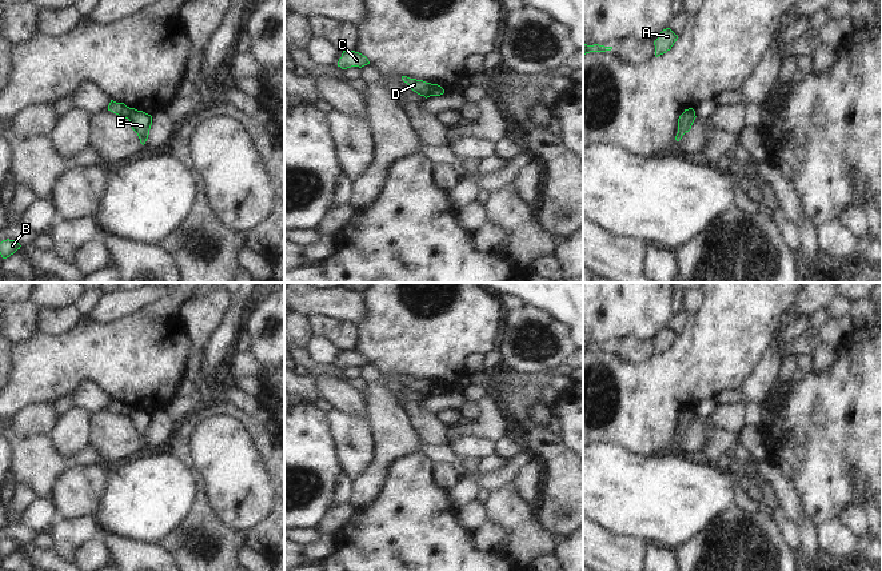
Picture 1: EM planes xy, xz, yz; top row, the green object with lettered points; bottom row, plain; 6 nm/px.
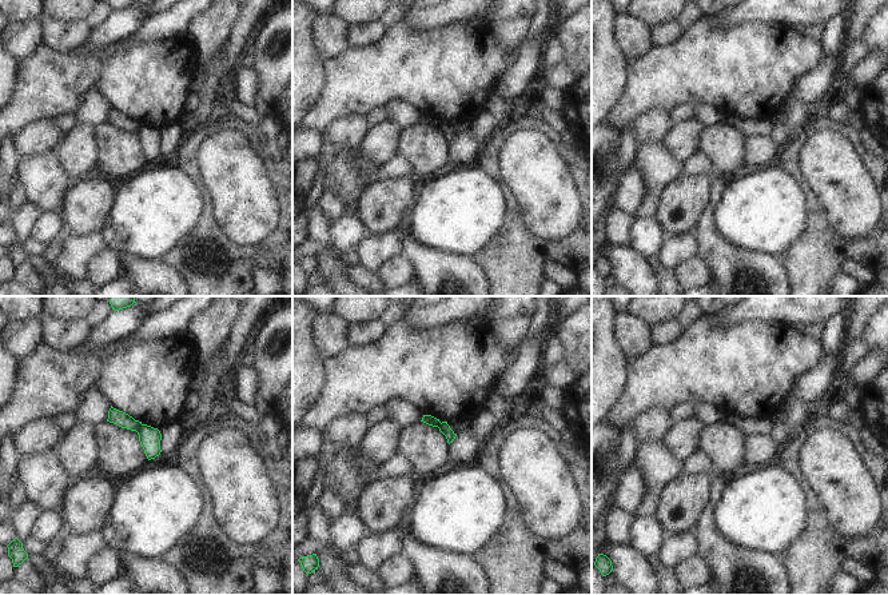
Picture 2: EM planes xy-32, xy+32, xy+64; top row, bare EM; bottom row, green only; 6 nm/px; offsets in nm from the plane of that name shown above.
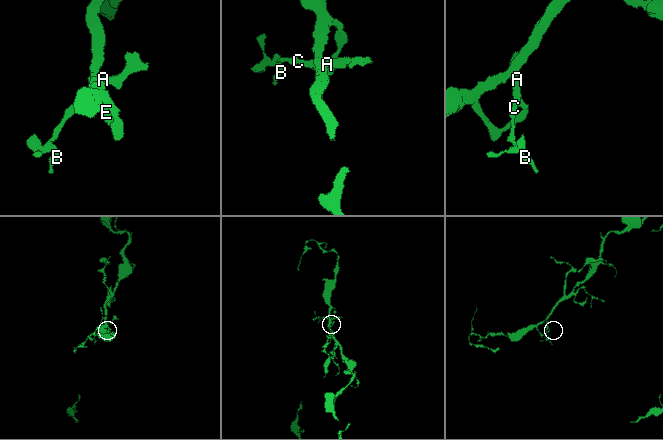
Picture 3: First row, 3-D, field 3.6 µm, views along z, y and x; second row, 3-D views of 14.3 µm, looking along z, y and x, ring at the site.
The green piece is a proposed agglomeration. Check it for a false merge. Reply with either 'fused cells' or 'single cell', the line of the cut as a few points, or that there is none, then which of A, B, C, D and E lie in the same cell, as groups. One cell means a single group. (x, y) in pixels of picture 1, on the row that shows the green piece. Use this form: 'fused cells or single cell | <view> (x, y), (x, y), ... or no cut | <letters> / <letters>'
fused cells | xz (432, 84), (430, 95) | A B C D / E

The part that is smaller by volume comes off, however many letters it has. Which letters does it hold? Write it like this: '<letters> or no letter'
A, B, C, D

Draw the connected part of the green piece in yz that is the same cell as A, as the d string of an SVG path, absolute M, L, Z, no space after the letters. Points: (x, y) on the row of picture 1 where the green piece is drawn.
M670 28L663 29L658 39L654 41L655 56L658 57L670 51L677 39L678 36Z

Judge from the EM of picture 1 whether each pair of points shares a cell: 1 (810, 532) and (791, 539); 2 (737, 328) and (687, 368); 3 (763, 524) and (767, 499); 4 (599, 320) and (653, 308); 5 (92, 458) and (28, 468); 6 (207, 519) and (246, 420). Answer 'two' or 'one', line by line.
1: two
2: one
3: two
4: one
5: one
6: one

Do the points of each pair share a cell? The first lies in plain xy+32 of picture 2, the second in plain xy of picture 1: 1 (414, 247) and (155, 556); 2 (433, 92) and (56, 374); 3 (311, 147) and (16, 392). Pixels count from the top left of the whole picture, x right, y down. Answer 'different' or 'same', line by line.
1: same
2: same
3: different

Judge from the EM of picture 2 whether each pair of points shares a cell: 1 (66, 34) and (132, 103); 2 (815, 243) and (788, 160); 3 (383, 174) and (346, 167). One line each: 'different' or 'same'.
1: different
2: same
3: same

